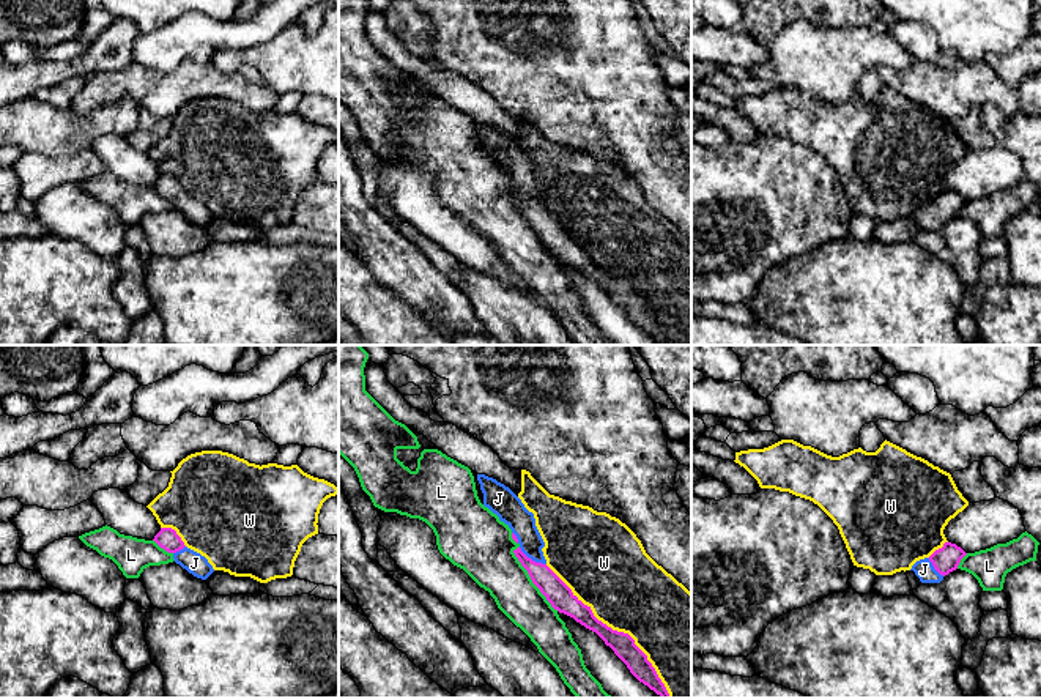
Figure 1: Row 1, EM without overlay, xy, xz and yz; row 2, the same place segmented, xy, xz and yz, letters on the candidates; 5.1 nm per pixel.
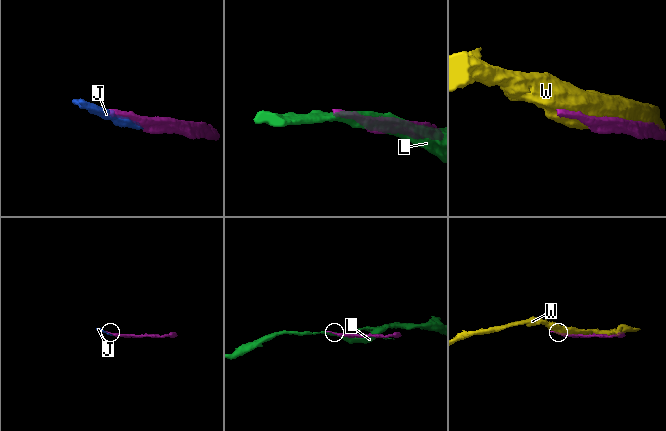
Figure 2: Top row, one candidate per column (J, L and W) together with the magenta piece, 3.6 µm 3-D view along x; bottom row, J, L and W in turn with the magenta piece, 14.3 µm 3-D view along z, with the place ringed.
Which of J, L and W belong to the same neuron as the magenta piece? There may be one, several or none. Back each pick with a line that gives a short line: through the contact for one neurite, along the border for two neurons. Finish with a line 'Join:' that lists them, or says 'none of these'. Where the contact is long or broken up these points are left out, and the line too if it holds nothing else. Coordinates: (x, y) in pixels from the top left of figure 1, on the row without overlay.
Join: J

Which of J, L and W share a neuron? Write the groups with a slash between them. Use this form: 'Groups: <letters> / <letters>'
Groups: J / L / W

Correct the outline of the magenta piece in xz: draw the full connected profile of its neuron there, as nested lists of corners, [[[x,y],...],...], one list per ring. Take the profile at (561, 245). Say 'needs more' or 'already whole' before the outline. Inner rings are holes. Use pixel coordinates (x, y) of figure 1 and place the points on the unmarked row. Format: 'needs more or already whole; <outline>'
needs more; [[[477,121],[477,128],[483,140],[483,153],[512,176],[512,186],[520,192],[513,197],[515,203],[551,254],[595,279],[639,329],[661,345],[669,345],[665,331],[647,307],[647,303],[635,291],[635,287],[628,280],[613,277],[598,268],[591,254],[584,252],[546,213],[542,199],[545,189],[535,173],[534,161],[524,154],[521,147],[509,134],[496,126]]]

